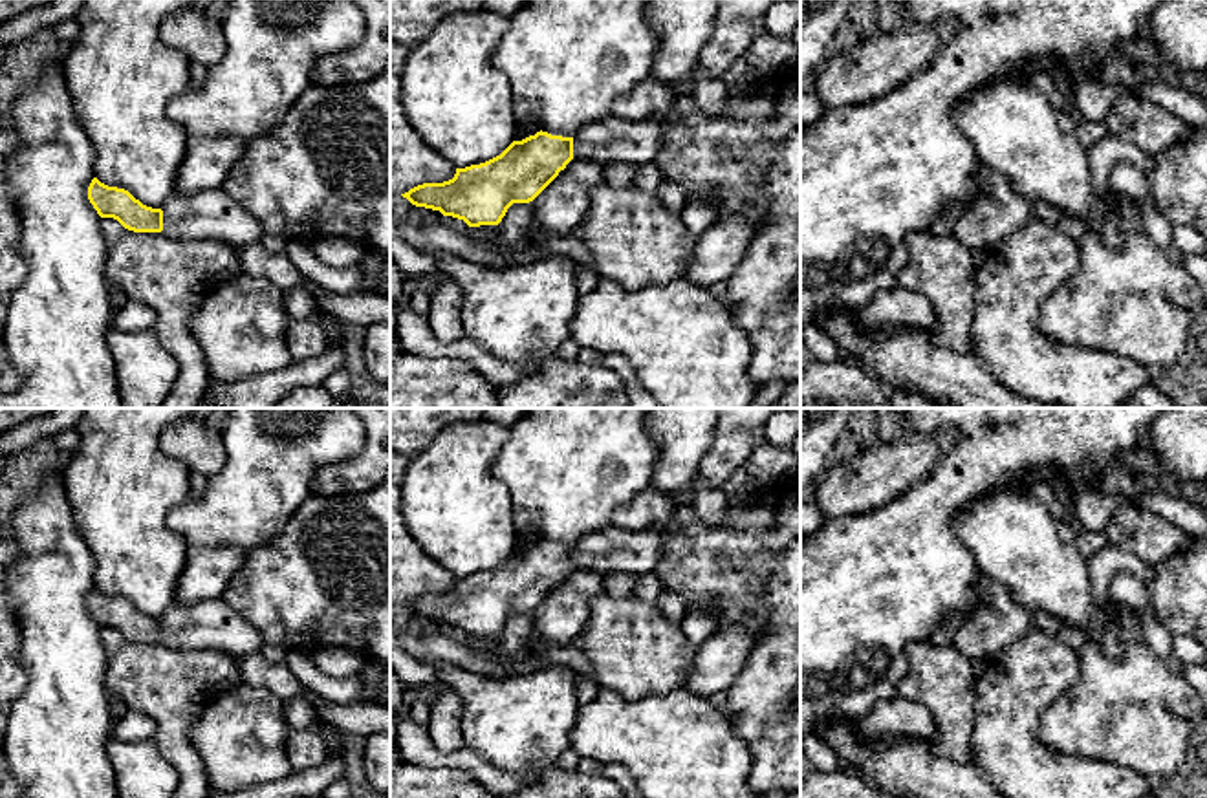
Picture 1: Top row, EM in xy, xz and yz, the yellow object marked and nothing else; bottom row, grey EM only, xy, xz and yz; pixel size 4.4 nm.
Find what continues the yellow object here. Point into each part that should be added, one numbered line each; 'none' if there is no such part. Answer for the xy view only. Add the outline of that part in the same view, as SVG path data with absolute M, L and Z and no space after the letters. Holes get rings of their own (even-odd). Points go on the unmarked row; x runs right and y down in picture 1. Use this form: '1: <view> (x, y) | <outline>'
1: xy (207, 625) | M222 598L167 608L161 644L176 650L222 650L233 657L260 653L266 639Z

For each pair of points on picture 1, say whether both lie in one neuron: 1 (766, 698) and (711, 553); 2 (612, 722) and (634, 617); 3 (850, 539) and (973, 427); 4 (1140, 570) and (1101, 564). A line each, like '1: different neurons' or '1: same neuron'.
1: same neuron
2: different neurons
3: same neuron
4: same neuron

